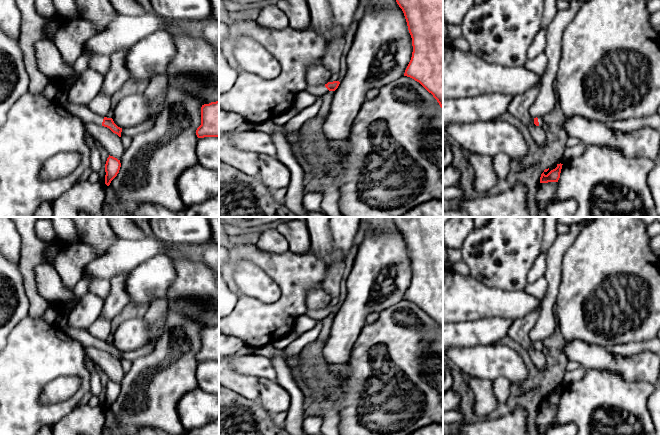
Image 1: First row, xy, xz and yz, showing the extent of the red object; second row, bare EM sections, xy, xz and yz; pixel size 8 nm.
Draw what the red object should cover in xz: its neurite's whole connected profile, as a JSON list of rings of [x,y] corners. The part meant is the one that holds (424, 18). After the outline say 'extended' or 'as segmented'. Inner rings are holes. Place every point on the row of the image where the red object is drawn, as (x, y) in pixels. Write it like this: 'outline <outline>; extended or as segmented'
outline [[[396,0],[412,38],[413,52],[404,76],[419,82],[443,109],[443,0]]]; as segmented

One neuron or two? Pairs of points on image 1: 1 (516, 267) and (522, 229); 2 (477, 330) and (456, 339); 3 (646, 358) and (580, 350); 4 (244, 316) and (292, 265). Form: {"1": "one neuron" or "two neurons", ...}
{"1": "one neuron", "2": "one neuron", "3": "one neuron", "4": "one neuron"}

